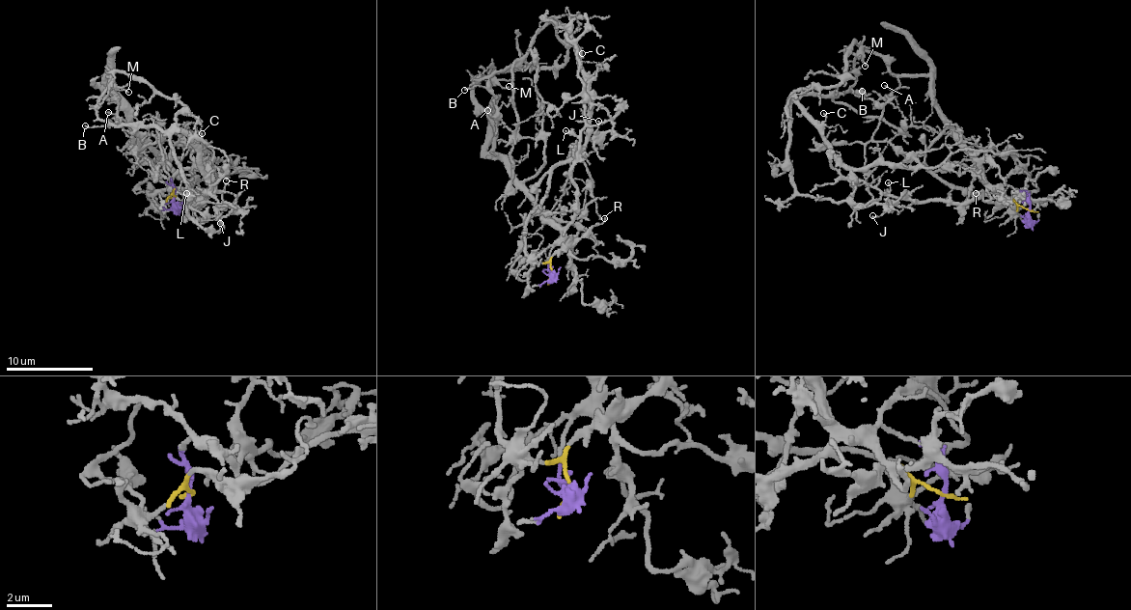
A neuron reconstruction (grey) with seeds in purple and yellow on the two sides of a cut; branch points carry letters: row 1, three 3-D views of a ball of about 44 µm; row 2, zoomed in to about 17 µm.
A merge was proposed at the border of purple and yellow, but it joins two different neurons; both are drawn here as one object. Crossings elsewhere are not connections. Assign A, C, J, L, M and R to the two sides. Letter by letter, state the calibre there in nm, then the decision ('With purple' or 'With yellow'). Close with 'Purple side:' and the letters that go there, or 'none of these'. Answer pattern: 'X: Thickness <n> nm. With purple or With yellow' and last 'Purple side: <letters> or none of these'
A: Thickness 140 nm. With purple
C: Thickness 120 nm. With yellow
J: Thickness 140 nm. With yellow
L: Thickness 130 nm. With purple
M: Thickness 130 nm. With yellow
R: Thickness 120 nm. With yellow
Purple side: A, L

